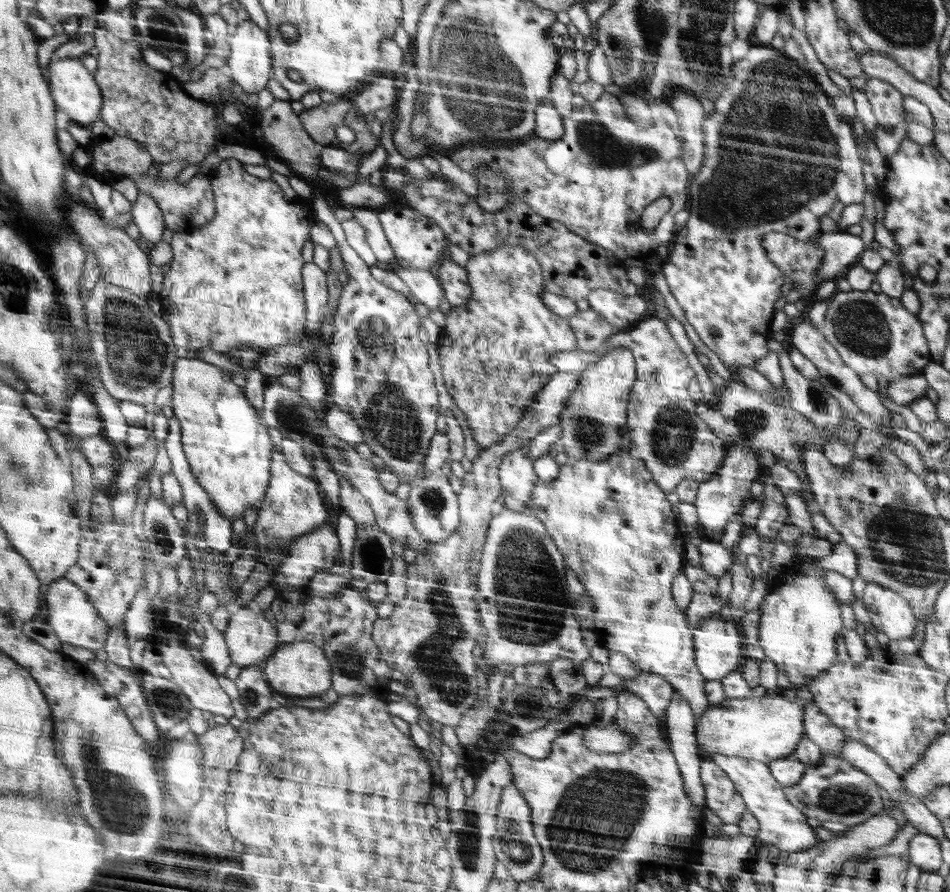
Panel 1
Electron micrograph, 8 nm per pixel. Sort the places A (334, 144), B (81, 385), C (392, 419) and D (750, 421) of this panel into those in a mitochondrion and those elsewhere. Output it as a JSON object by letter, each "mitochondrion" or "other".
{"A":"other","B":"other","C":"mitochondrion","D":"mitochondrion"}

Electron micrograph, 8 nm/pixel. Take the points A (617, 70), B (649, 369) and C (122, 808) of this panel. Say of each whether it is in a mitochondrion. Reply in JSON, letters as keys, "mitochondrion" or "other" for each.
{"A":"other","B":"other","C":"mitochondrion"}

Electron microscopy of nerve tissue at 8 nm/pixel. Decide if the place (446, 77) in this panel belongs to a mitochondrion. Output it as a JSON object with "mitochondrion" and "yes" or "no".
{"mitochondrion":"yes"}

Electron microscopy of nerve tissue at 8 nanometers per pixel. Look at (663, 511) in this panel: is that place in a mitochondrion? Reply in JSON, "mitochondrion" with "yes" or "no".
{"mitochondrion":"no"}

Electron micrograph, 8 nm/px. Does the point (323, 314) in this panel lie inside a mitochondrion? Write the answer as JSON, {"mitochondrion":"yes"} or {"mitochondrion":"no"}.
{"mitochondrion":"no"}

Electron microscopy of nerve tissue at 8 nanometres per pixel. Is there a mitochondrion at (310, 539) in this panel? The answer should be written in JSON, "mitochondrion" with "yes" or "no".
{"mitochondrion":"no"}

